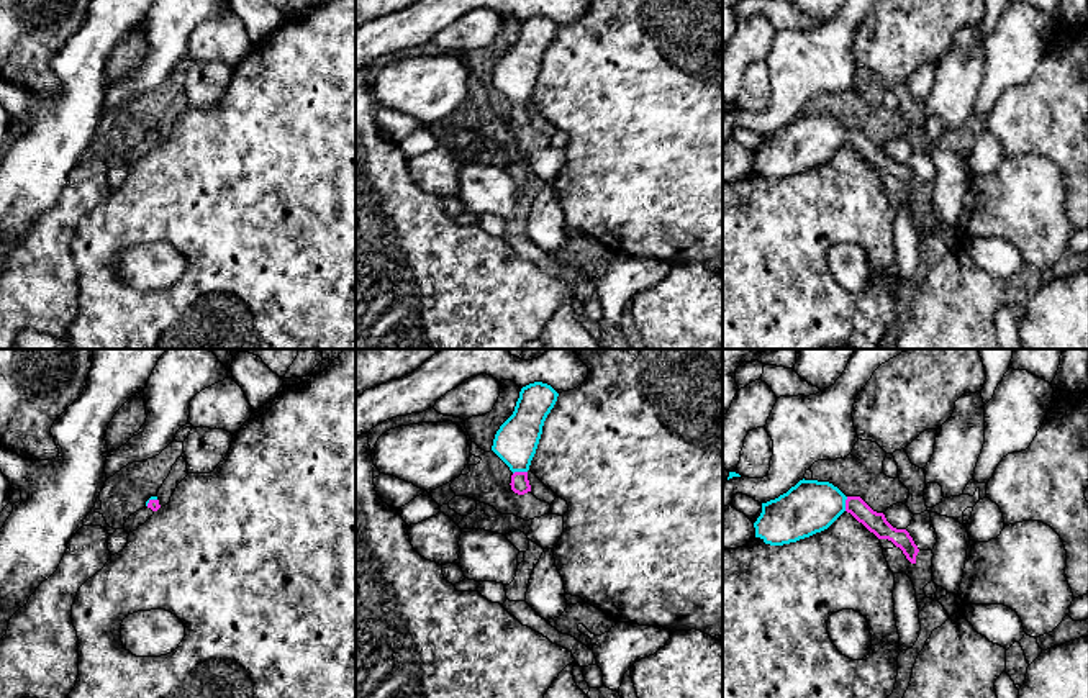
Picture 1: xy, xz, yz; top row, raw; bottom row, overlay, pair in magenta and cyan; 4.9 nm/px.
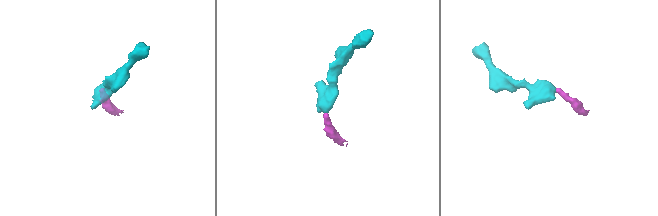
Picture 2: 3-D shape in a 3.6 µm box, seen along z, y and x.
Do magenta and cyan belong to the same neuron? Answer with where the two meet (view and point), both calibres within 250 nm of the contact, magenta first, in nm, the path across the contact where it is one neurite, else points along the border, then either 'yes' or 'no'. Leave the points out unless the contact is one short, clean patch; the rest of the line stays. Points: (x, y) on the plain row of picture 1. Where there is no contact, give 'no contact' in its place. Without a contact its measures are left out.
contact xz (520, 105); calibres 90 and 220 nm; way xz (520, 117), (520, 105), (515, 76); yes

